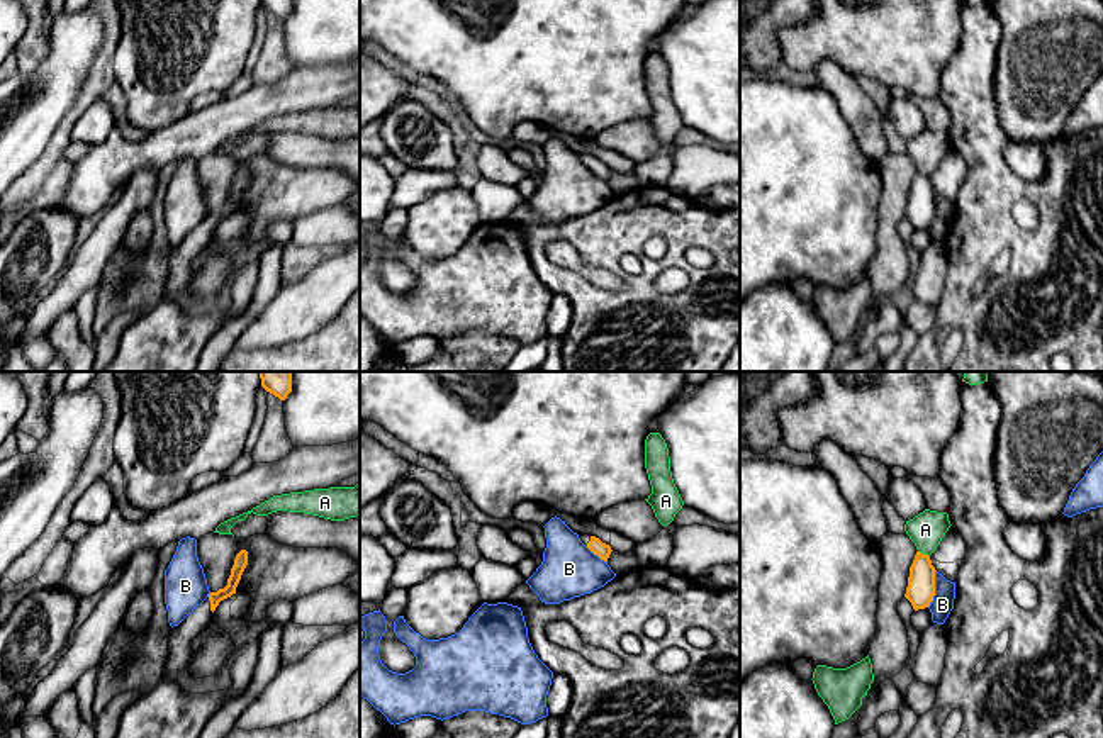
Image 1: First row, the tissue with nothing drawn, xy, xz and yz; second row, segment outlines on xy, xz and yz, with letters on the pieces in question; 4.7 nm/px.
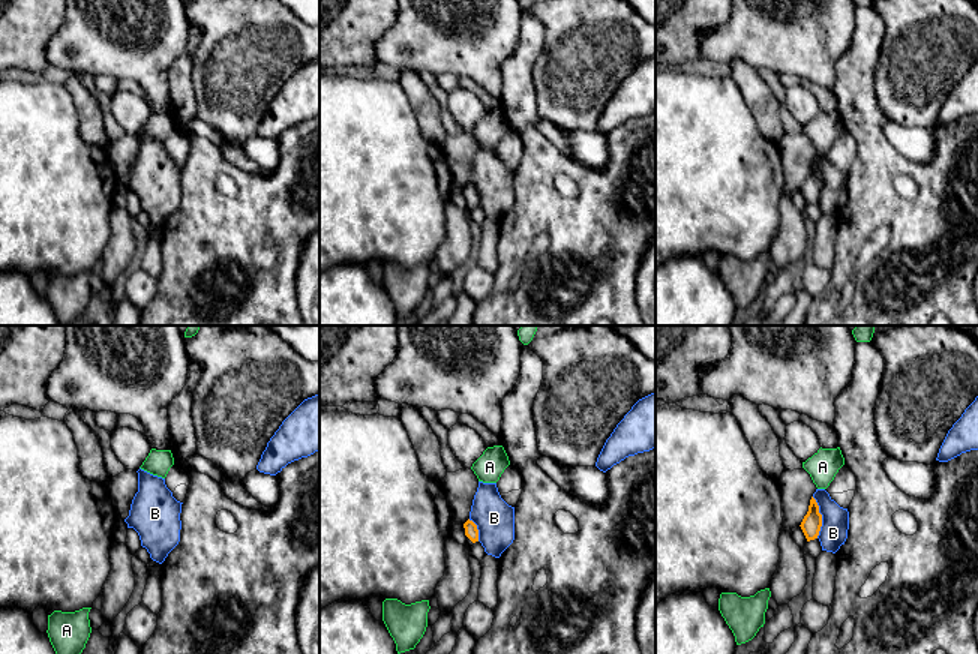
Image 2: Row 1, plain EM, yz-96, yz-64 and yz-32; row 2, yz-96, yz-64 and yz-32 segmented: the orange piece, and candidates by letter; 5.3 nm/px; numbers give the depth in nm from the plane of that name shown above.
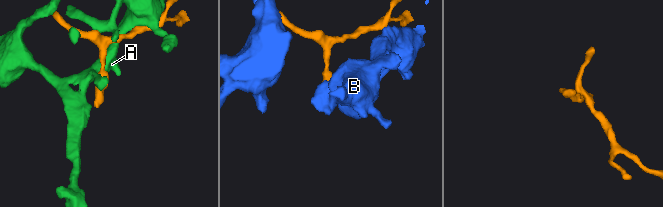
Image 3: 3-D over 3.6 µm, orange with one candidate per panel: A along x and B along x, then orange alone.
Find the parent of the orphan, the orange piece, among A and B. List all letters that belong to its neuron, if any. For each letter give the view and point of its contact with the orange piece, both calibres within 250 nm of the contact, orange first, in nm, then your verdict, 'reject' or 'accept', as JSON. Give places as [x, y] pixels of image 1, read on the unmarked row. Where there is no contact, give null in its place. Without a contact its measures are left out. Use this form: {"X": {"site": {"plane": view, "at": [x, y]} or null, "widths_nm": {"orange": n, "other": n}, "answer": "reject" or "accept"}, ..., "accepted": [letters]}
{"A": {"site": {"plane": "yz", "at": [922, 173]}, "widths_nm": {"orange": 140, "other": 160}, "answer": "reject"}, "B": {"site": {"plane": "yz", "at": [934, 209]}, "widths_nm": {"orange": 140, "other": 100}, "answer": "reject"}, "accepted": []}

